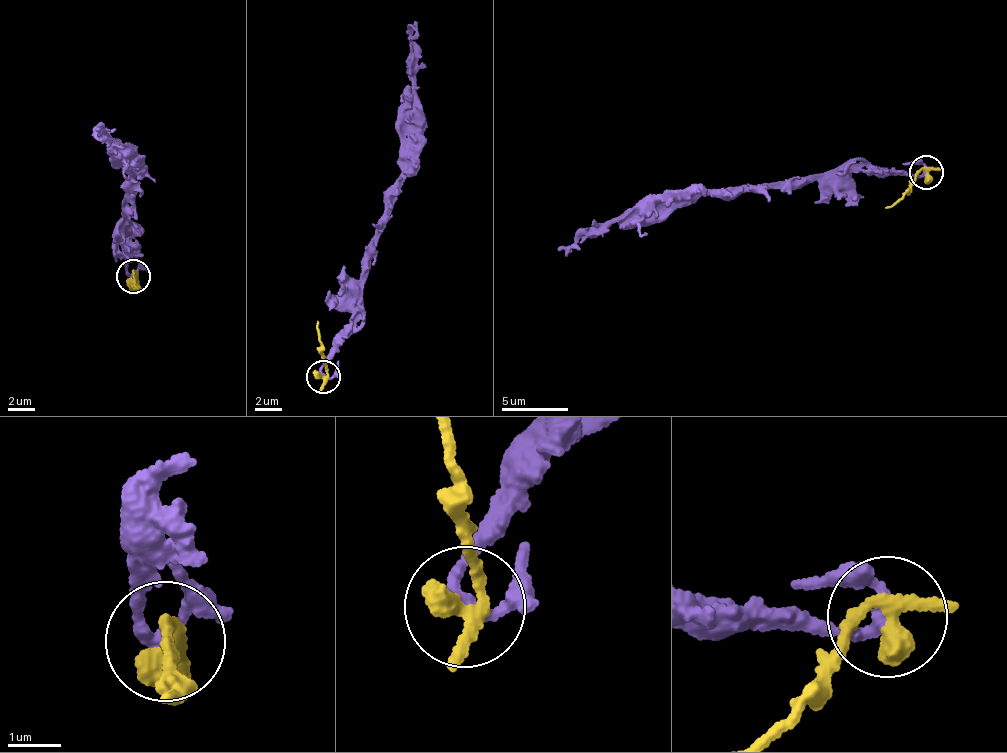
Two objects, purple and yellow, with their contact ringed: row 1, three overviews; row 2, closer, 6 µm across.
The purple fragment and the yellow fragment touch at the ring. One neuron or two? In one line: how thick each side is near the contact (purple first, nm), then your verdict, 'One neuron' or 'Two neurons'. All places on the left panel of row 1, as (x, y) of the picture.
Thickness 200 nm (purple) against 360 nm. One neuron

